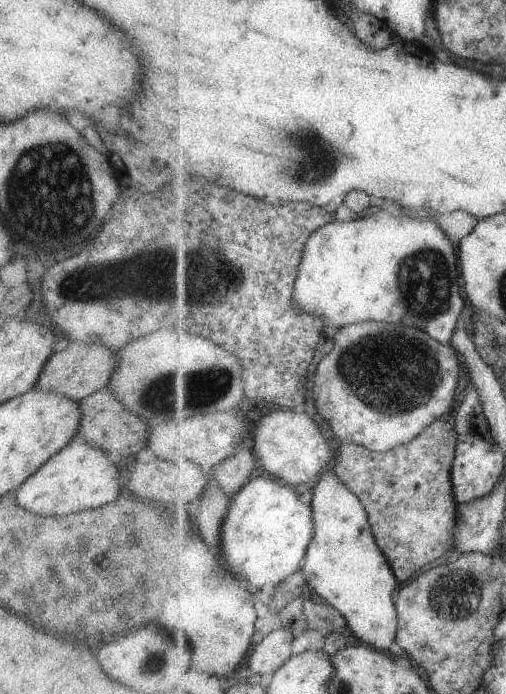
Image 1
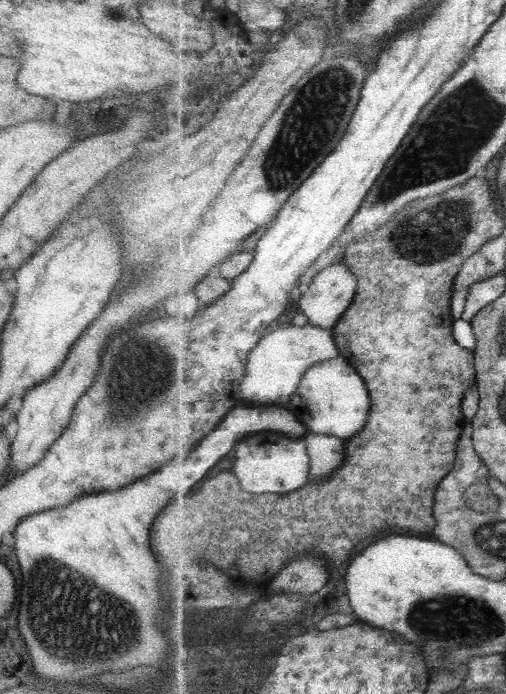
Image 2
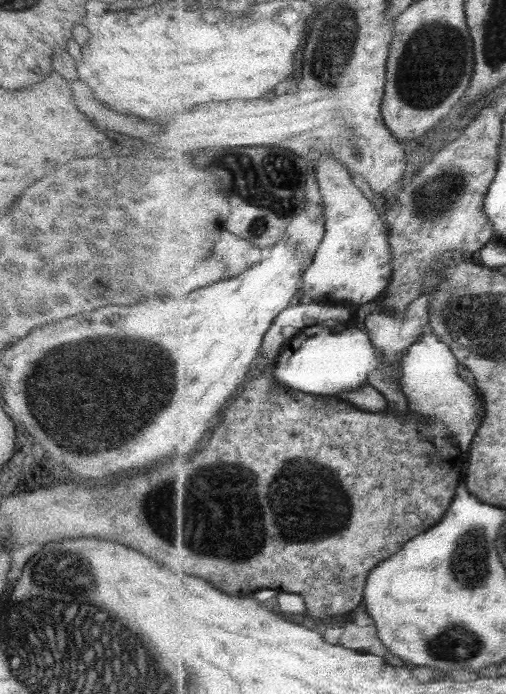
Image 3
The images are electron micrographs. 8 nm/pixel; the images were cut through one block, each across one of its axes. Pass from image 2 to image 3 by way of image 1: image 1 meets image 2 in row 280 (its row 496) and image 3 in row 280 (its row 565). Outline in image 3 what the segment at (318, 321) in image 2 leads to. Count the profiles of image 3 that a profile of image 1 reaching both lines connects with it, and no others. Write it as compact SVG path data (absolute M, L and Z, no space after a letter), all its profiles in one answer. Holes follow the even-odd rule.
M323 155L314 167L317 182L320 185L320 193L324 201L324 216L326 217L325 239L321 243L312 263L303 273L304 284L301 287L302 296L315 298L313 302L321 305L341 305L347 302L364 305L377 300L383 291L387 290L393 278L393 246L391 246L390 230L385 222L381 210L375 210L375 206L363 196L363 192L351 182L349 169L331 155Z

